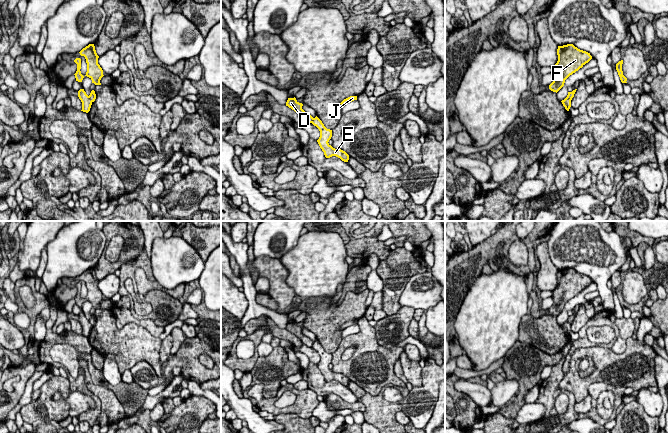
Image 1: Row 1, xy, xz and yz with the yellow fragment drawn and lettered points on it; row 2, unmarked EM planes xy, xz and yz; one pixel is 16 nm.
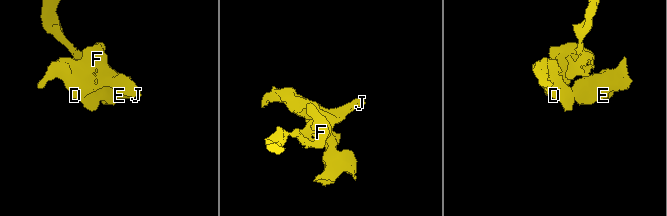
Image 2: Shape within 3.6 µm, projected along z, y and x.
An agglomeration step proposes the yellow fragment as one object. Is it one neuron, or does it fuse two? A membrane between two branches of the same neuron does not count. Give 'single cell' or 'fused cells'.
fused cells

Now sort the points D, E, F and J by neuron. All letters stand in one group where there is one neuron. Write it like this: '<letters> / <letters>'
D F J / E

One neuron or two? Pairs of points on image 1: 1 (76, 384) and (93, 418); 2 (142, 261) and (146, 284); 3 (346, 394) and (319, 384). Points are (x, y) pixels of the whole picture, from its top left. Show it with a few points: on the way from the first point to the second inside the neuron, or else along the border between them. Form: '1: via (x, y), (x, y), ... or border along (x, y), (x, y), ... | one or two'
1: via (86, 391), (97, 400), (97, 408) | one
2: border along (141, 267), (135, 270), (136, 288) | two
3: via (339, 389), (336, 387), (326, 387) | one

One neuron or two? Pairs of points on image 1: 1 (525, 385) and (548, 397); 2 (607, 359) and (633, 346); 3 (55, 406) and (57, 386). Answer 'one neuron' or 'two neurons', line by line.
1: two neurons
2: one neuron
3: one neuron

